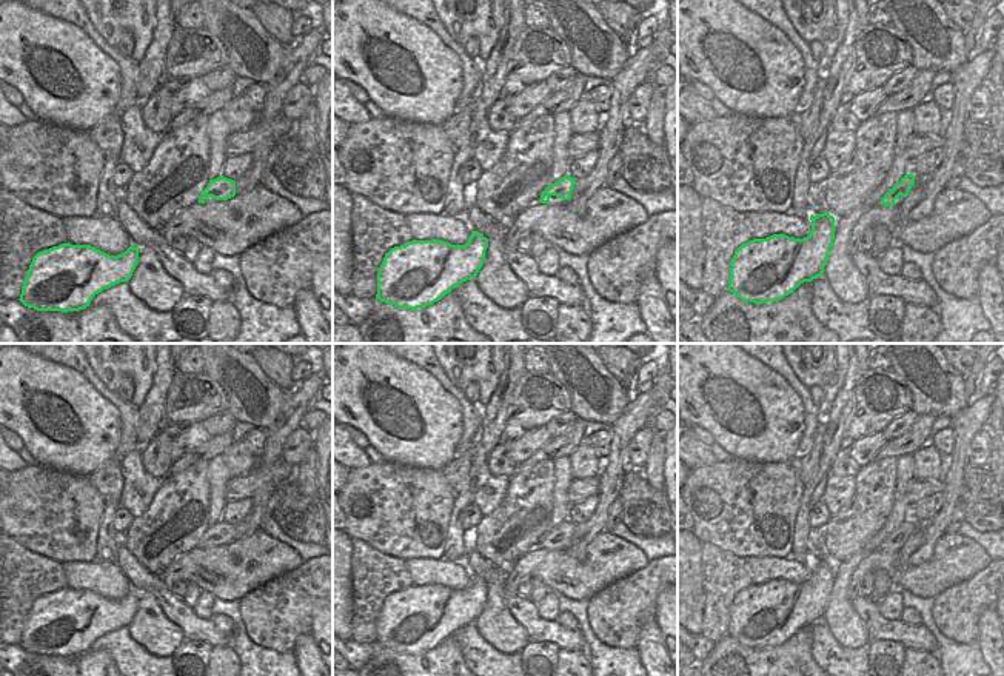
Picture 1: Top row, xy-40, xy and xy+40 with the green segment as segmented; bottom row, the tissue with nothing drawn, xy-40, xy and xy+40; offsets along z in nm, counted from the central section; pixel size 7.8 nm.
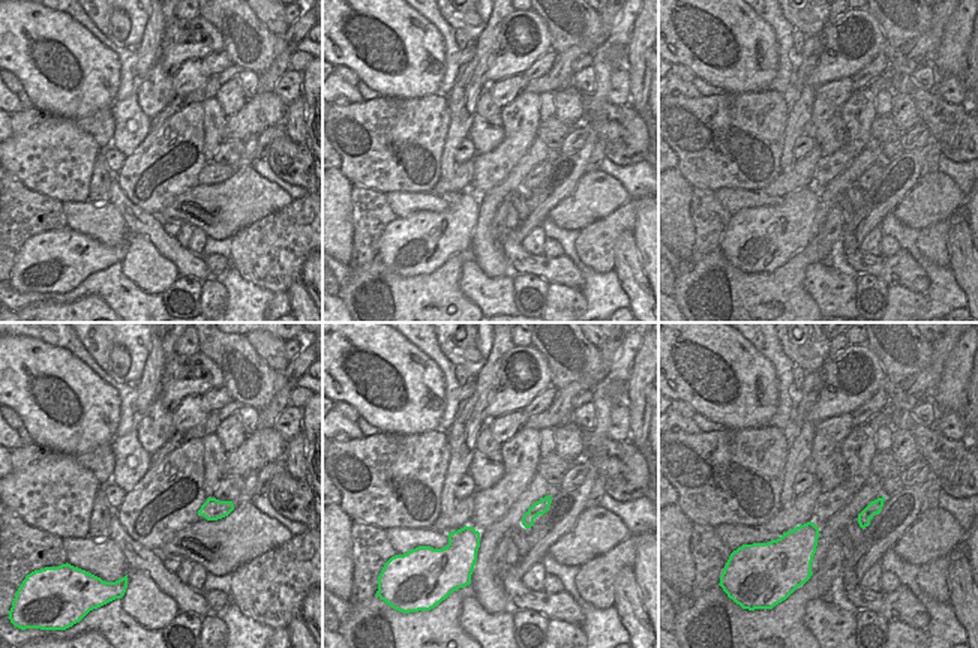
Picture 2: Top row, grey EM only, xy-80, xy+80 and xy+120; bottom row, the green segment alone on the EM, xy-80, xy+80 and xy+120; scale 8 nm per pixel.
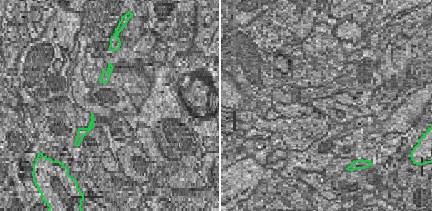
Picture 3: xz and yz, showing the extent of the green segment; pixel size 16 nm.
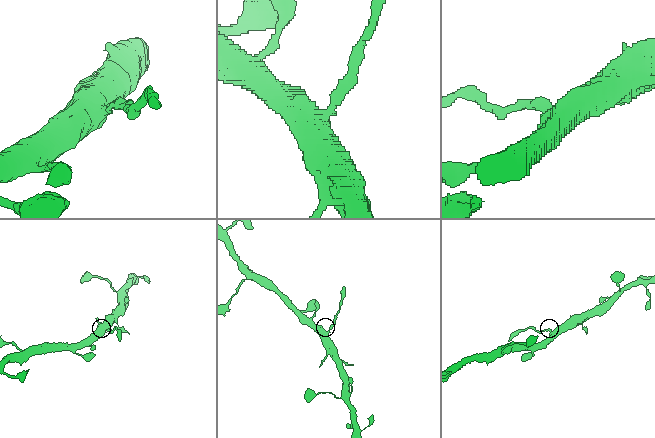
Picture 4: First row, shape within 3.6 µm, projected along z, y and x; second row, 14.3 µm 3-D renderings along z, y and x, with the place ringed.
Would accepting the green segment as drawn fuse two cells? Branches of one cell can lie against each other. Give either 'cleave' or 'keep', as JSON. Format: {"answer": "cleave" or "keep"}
{"answer": "cleave"}

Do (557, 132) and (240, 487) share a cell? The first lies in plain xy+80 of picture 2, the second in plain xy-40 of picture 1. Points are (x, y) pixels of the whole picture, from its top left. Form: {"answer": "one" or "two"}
{"answer": "one"}

